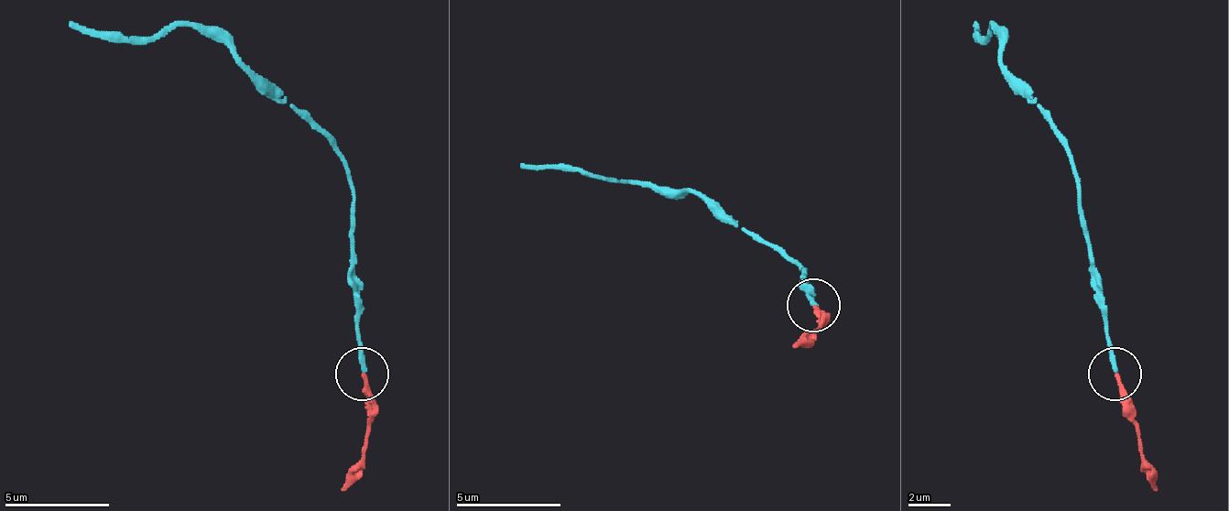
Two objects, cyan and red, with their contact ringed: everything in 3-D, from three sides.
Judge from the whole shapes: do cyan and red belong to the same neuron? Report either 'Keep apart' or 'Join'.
Join

